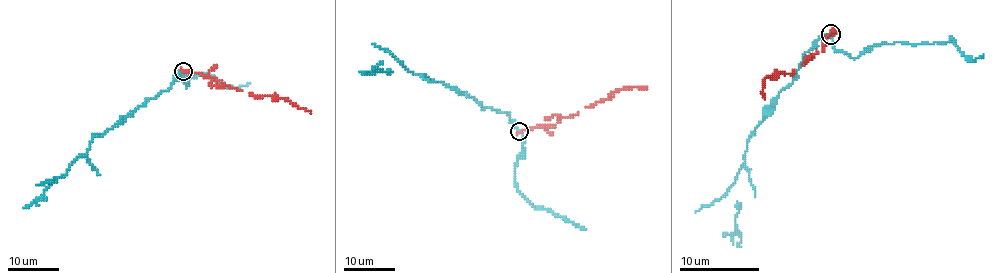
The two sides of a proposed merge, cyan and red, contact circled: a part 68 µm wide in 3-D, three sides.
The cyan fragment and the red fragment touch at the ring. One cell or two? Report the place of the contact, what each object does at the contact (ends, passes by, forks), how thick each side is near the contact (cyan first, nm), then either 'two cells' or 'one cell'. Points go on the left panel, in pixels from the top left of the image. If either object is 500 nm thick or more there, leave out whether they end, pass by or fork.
(183, 71) | cyan passes by | red ends | 220/320 nm | two cells

